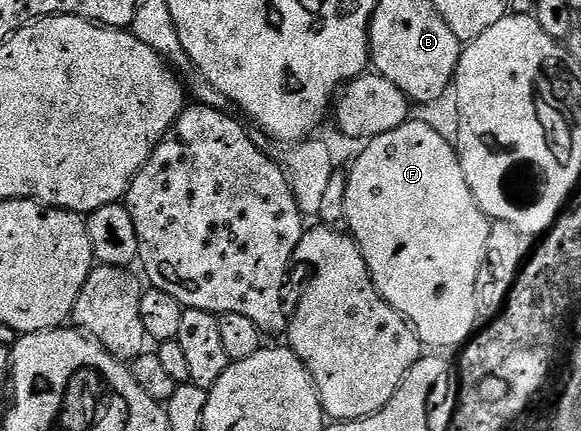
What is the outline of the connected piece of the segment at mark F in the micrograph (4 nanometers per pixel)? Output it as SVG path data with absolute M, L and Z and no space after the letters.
M410 119L395 127L395 131L368 138L364 145L365 150L347 169L345 225L348 232L357 242L379 295L413 326L422 346L430 345L433 351L456 350L478 328L475 283L485 257L490 218L475 203L471 187L467 187L454 142L427 122Z

